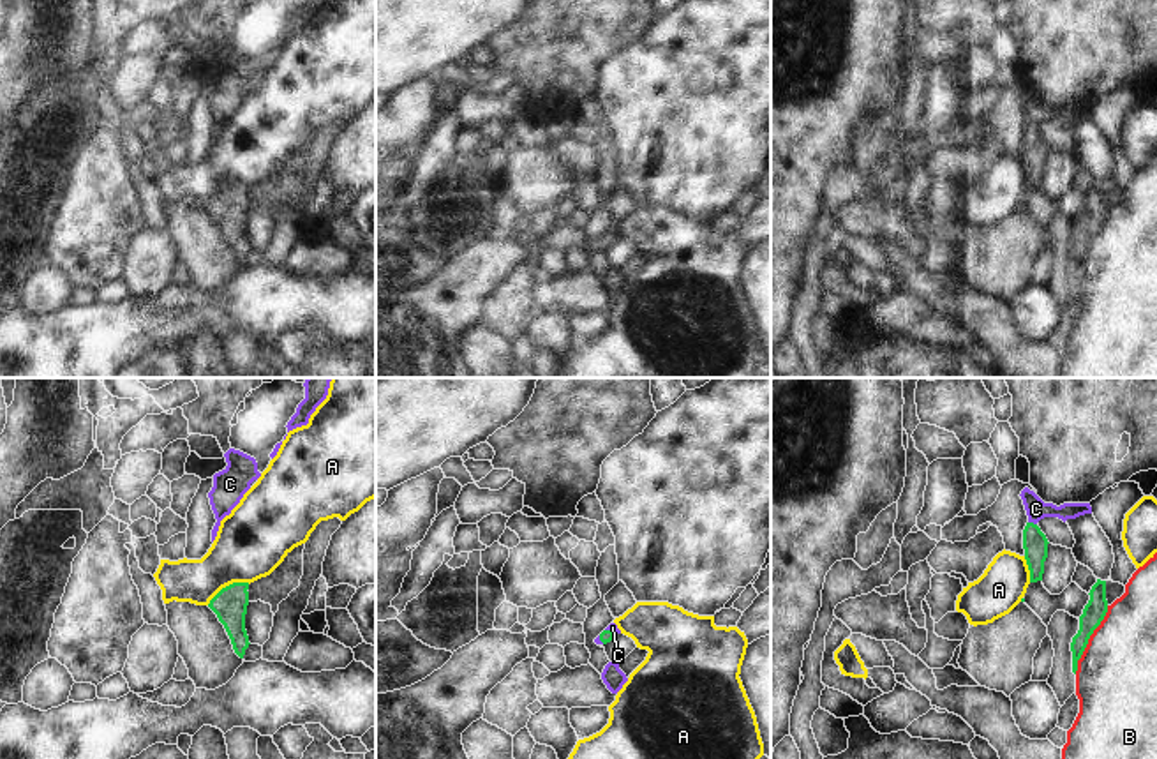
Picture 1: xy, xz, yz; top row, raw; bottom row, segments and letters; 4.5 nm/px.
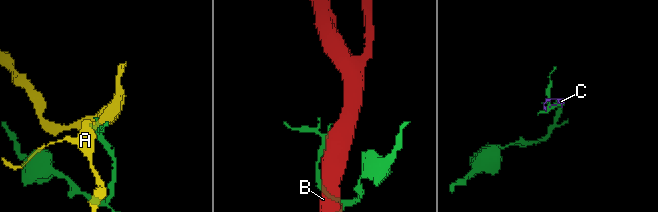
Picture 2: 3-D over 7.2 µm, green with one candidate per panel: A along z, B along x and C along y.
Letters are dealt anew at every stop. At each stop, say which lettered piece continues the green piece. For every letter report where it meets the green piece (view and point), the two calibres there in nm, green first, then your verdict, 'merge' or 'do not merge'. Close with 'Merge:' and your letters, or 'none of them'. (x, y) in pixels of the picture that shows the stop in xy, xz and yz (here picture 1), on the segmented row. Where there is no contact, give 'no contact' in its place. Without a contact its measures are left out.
A: contact xy (230, 585); calibres 160 and 320 nm; do not merge
B: contact yz (1089, 638); calibres 100 and 360 nm; do not merge
C: contact yz (1032, 523); calibres 110 and 100 nm; merge
Merge: C

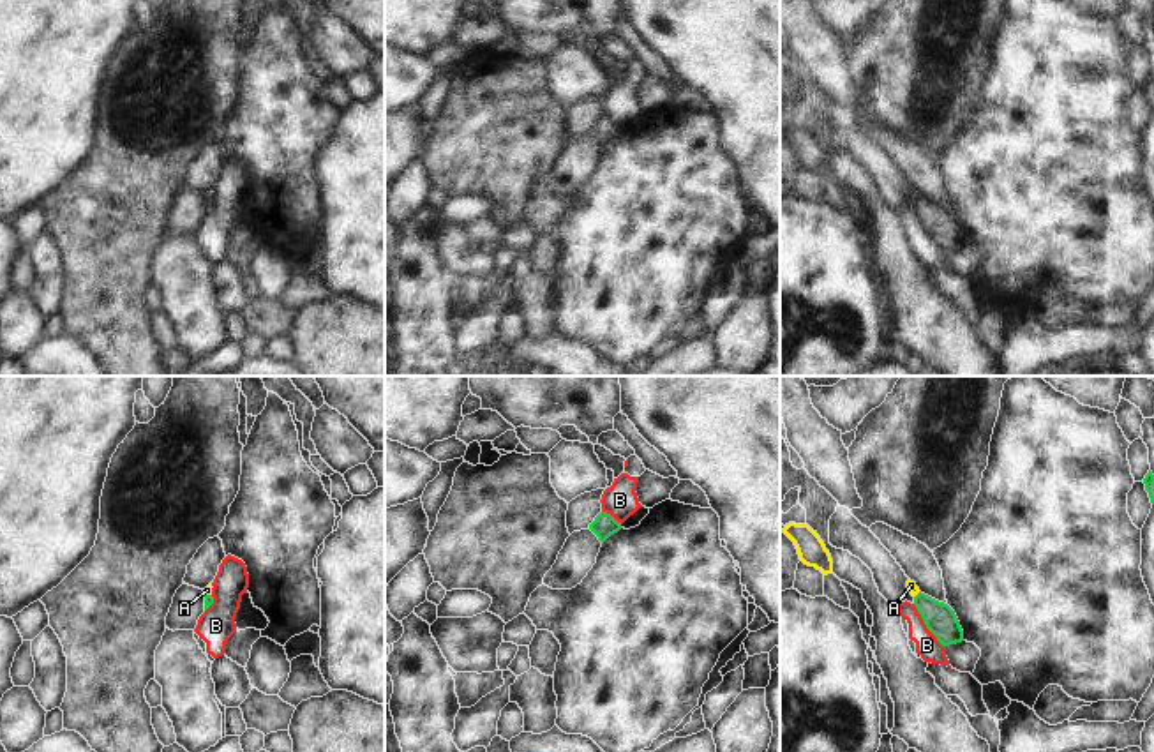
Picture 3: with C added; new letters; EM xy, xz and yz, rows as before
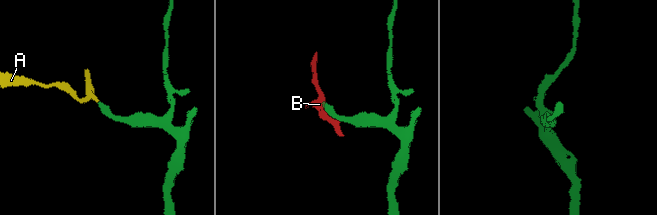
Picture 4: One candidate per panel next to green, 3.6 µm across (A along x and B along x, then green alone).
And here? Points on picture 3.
A: contact xy (209, 595); calibres 50 and 40 nm; merge
B: contact yz (925, 624); calibres 140 and 110 nm; do not merge
Merge: A

